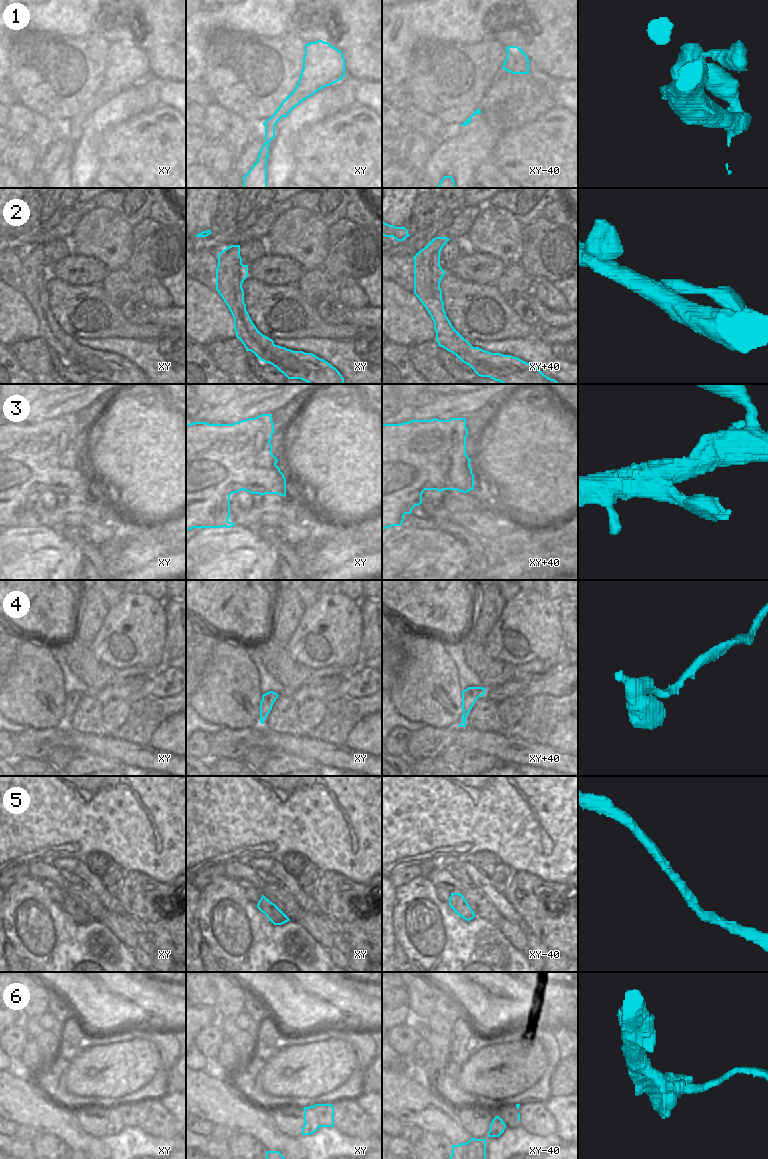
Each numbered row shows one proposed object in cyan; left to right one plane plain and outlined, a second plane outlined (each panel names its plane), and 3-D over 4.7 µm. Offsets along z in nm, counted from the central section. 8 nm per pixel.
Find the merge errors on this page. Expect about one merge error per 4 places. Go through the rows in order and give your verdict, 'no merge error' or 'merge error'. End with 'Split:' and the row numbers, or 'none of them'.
1: no merge error
2: no merge error
3: no merge error
4: no merge error
5: no merge error
6: merge error
Split: 6

